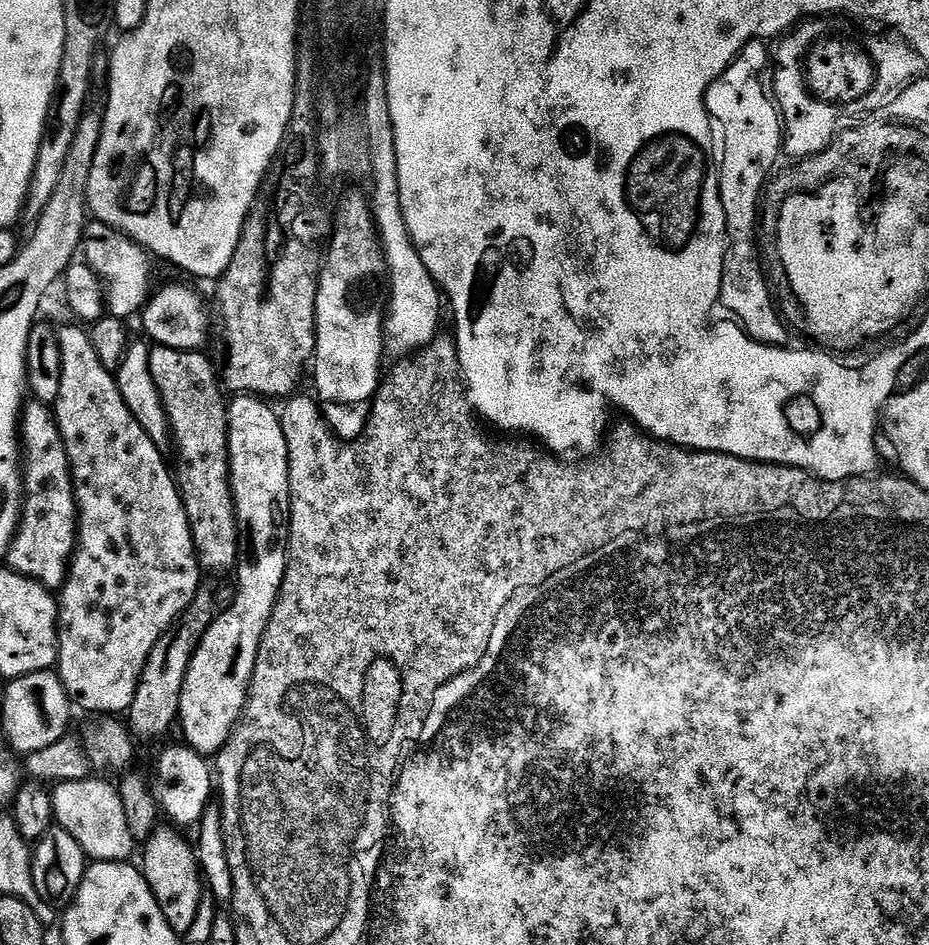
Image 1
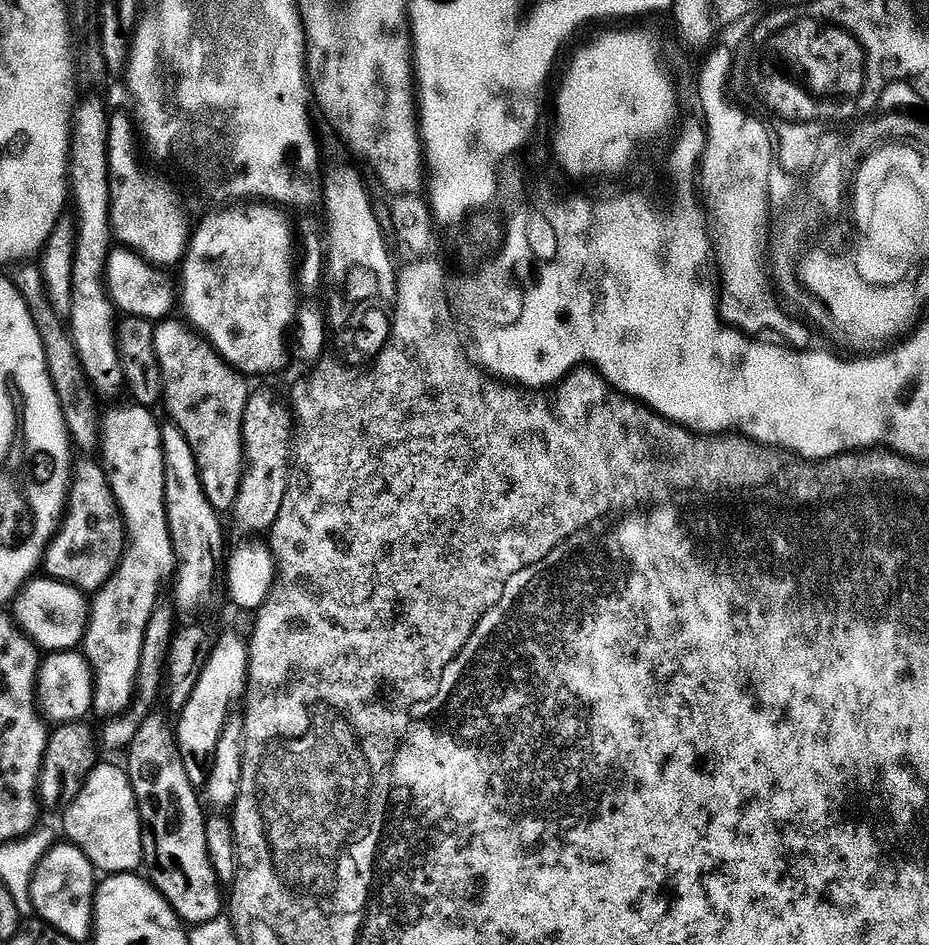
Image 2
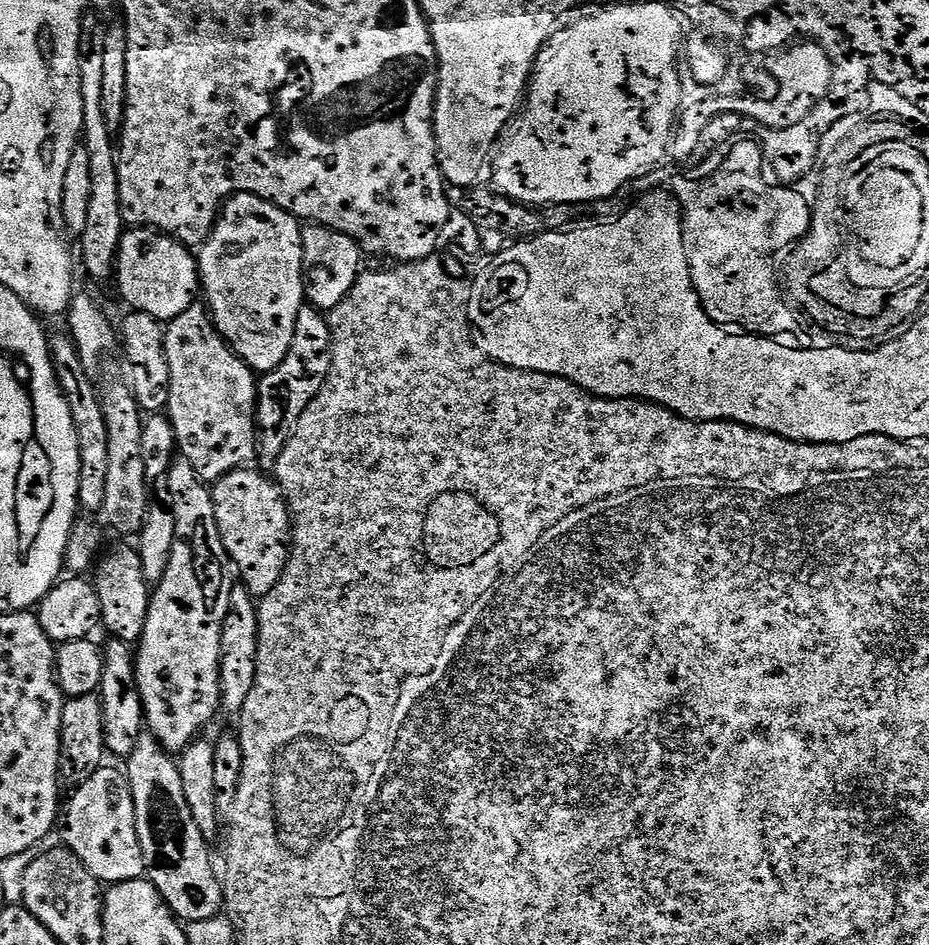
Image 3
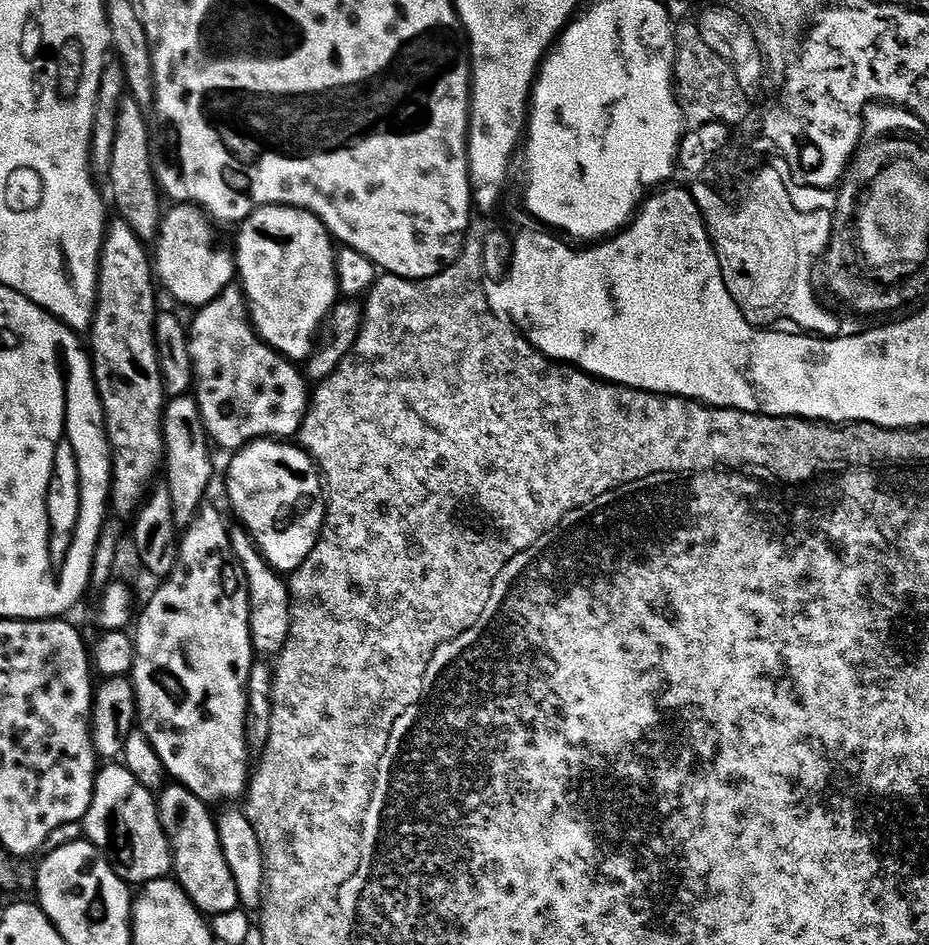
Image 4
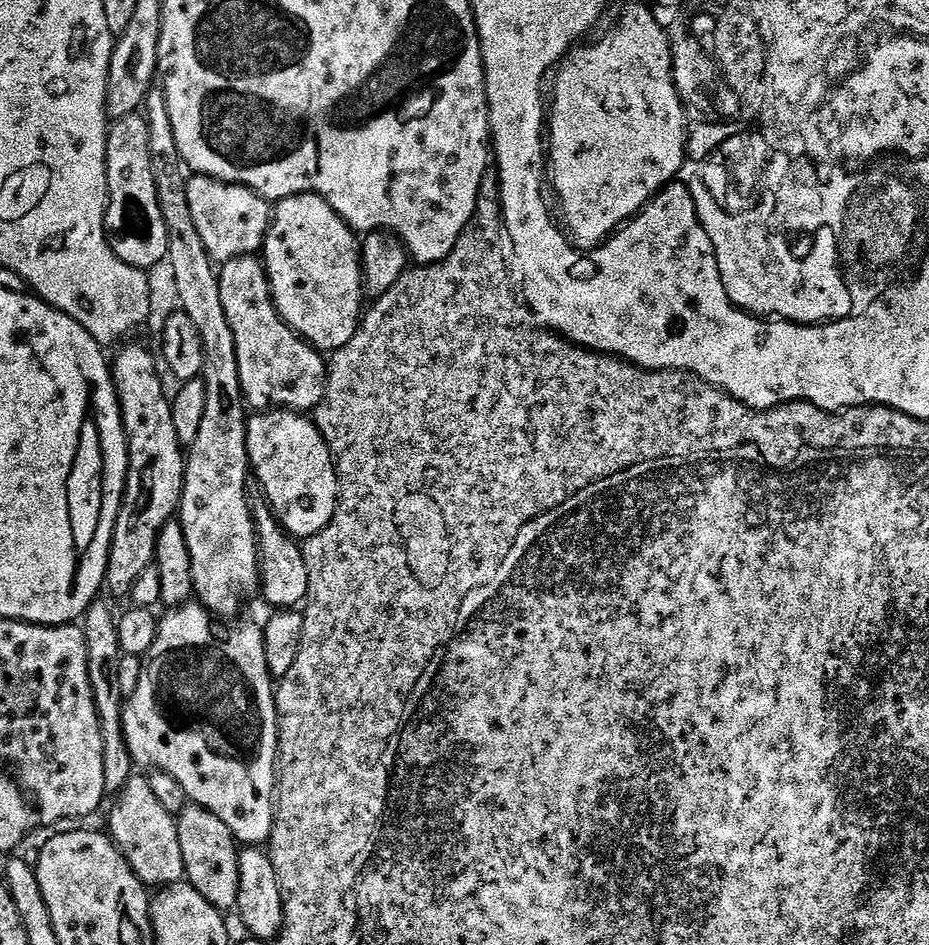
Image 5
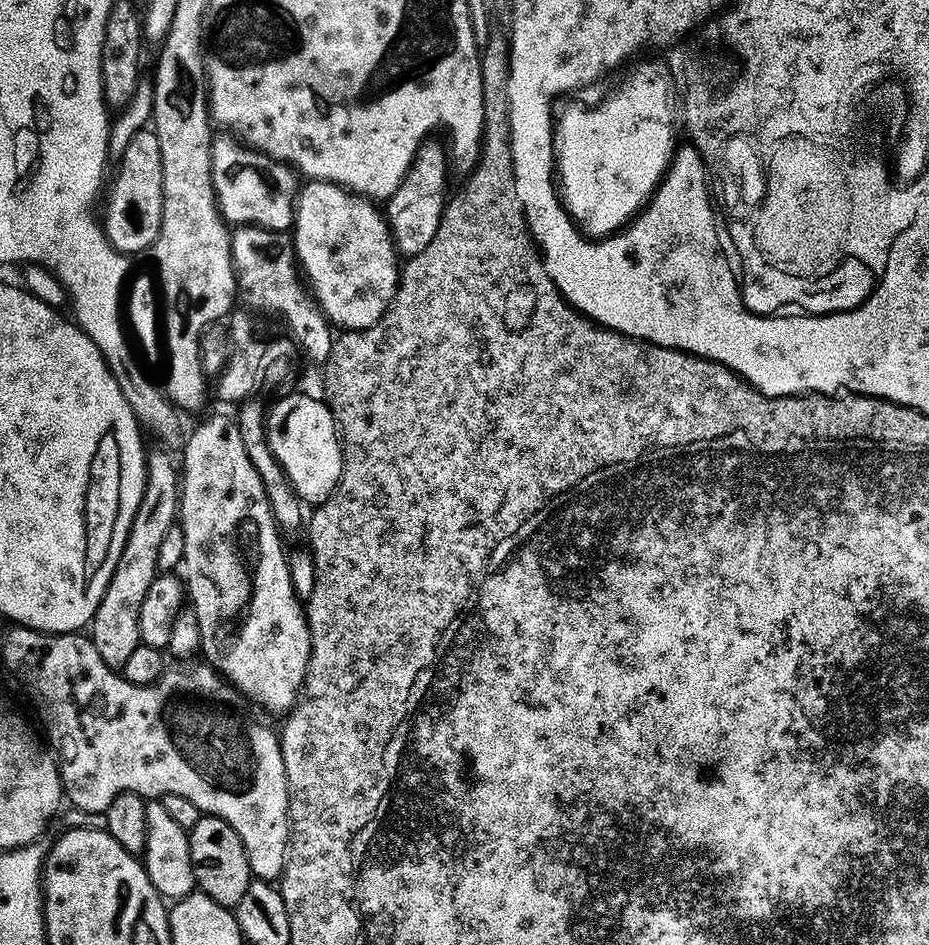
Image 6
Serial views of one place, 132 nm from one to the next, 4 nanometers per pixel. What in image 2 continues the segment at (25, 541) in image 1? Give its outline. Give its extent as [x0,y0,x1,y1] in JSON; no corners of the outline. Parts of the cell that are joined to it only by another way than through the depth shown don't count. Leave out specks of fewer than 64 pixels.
[42,458,123,594]

